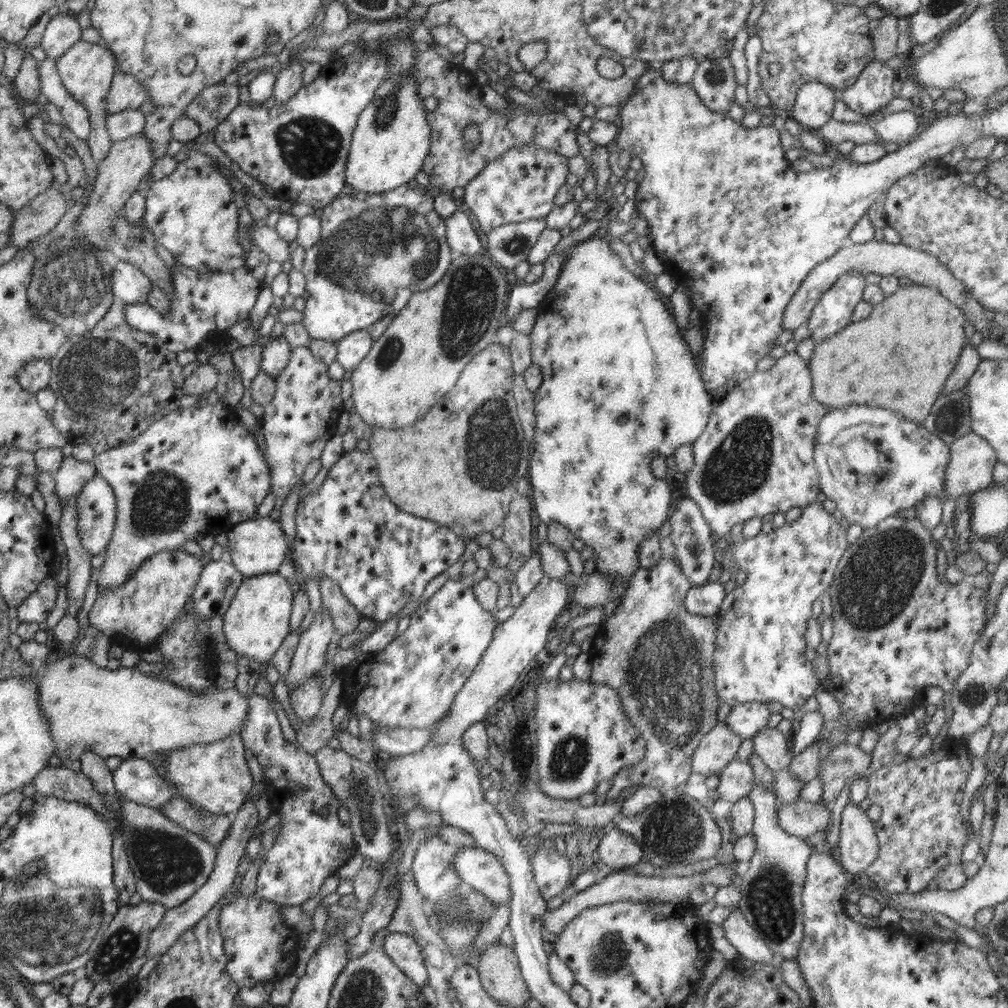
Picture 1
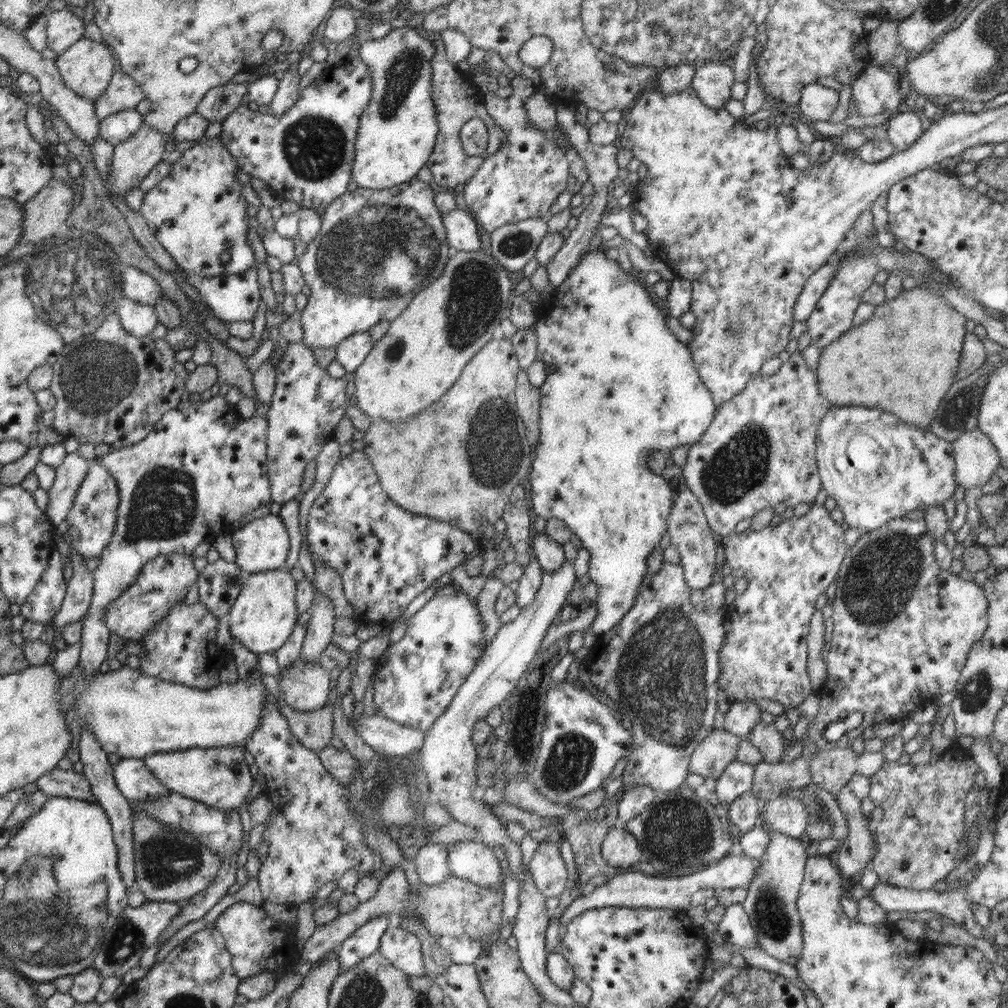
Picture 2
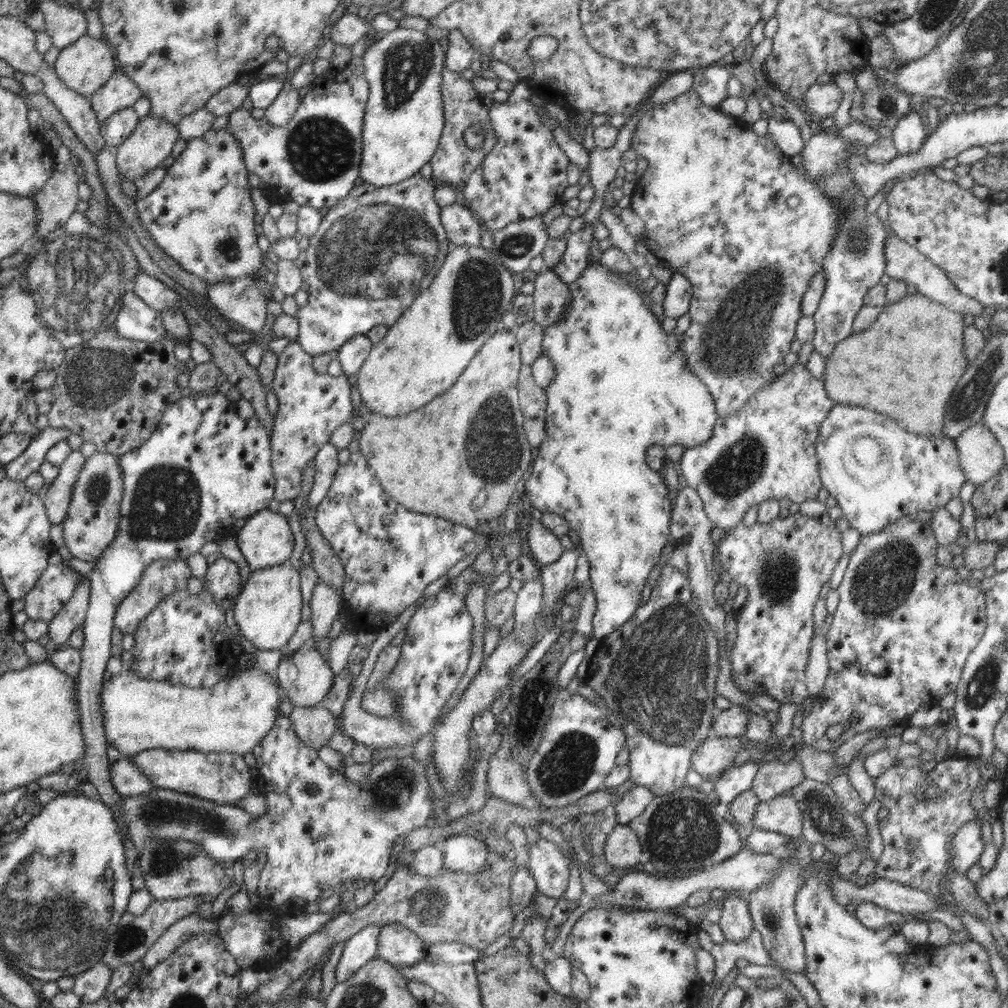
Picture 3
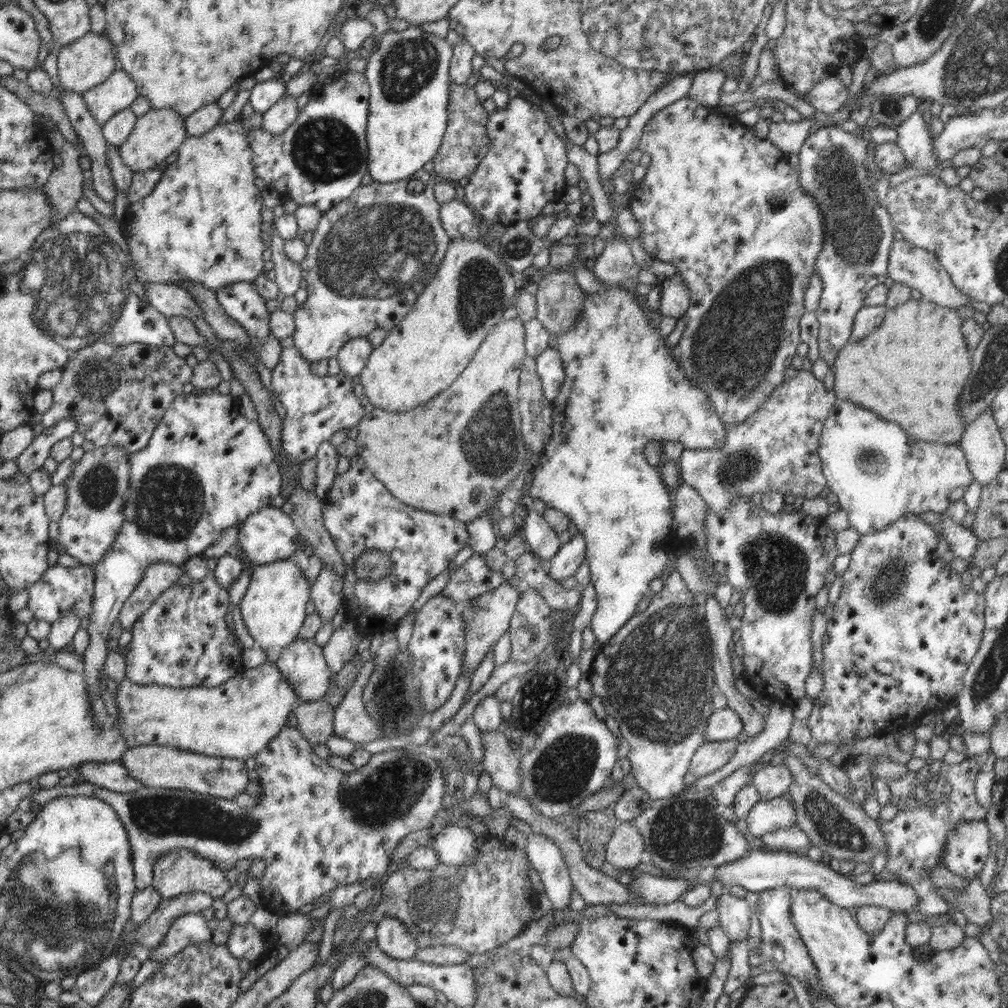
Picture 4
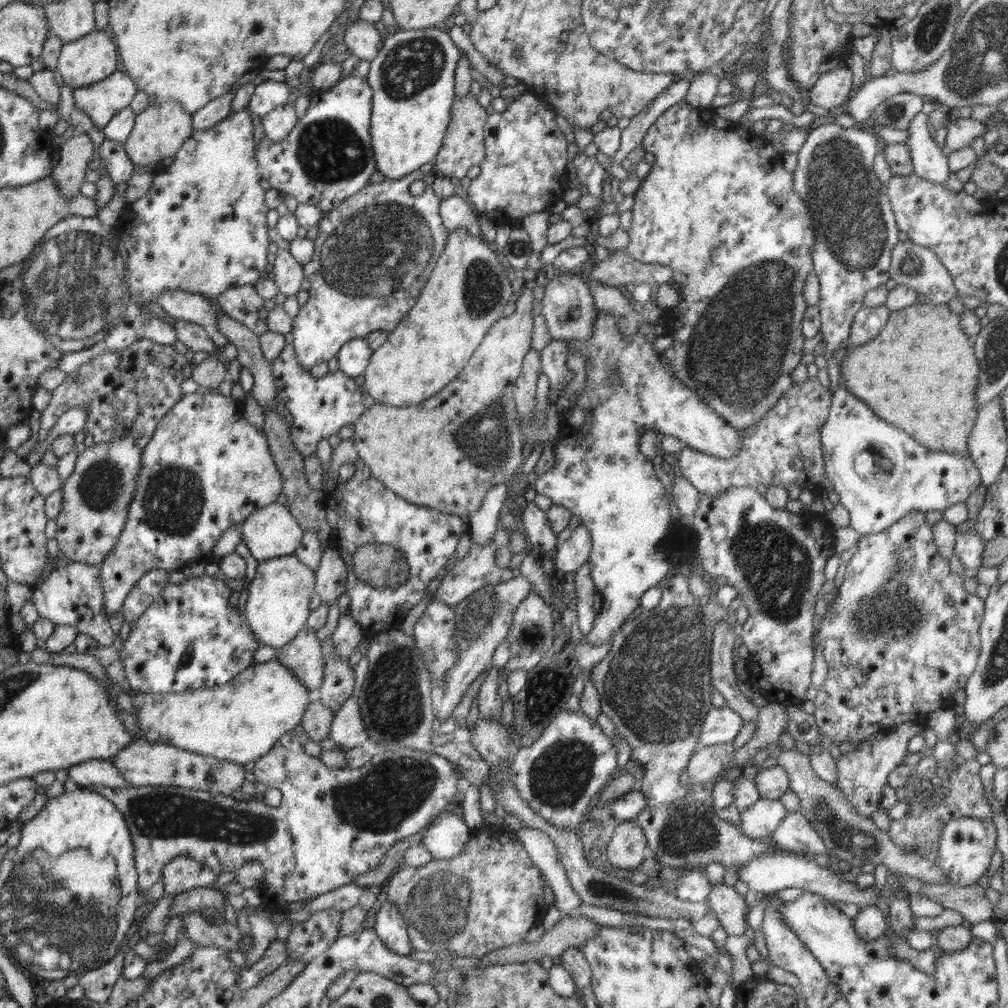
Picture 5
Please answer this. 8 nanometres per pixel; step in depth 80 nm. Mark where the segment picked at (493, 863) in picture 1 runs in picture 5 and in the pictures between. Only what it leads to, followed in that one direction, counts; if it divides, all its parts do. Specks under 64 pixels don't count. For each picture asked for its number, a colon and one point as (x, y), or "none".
2: (470, 860)
3: (468, 854)
4: (455, 845)
5: (447, 835)

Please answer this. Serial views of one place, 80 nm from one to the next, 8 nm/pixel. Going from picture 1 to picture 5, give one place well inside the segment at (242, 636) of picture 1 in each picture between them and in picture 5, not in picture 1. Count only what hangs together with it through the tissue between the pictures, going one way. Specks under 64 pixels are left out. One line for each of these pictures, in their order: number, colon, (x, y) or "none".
2: (264, 615)
3: (268, 610)
4: (274, 608)
5: (279, 596)

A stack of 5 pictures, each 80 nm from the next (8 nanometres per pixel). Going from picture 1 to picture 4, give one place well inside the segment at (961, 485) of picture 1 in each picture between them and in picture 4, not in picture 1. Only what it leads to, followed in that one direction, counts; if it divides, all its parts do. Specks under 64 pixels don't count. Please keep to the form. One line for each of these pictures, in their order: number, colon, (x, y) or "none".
2: (976, 459)
3: (981, 456)
4: (981, 442)

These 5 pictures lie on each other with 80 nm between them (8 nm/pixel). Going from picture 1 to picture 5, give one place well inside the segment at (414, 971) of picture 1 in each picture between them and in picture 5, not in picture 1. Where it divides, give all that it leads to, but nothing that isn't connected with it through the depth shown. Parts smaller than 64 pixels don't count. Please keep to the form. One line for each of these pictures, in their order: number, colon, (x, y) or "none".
2: (402, 948)
3: (398, 945)
4: (393, 938)
5: (389, 925)

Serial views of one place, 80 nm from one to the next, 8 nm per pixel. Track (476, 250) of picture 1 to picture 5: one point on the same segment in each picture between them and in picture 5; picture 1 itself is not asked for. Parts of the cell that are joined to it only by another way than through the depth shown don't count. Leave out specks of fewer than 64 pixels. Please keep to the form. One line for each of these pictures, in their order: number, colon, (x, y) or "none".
2: (462, 232)
3: (462, 228)
4: (458, 219)
5: (456, 214)

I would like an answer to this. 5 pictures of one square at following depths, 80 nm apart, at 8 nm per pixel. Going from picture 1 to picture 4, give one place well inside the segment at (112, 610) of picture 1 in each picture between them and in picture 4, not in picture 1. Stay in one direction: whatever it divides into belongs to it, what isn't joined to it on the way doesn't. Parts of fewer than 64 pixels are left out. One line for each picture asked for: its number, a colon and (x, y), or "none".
2: (163, 582)
3: (162, 578)
4: (158, 578)

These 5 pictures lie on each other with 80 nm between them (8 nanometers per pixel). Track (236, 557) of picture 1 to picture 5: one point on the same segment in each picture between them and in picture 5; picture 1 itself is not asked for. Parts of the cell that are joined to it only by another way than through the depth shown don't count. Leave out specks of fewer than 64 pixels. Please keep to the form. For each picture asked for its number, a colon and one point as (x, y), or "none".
2: (262, 544)
3: (265, 540)
4: (268, 535)
5: (270, 532)

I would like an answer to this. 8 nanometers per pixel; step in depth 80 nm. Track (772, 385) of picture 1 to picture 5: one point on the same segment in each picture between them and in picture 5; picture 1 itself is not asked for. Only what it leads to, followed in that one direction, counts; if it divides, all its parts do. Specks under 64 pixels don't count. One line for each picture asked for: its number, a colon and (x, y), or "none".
2: (759, 451)
3: (768, 450)
4: (775, 448)
5: (784, 447)

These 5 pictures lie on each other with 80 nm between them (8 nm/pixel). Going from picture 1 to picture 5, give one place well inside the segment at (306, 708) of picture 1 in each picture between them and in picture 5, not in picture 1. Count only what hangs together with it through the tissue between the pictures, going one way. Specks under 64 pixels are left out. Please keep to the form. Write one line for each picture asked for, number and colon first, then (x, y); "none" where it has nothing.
2: (305, 686)
3: (305, 677)
4: (302, 664)
5: (304, 656)

